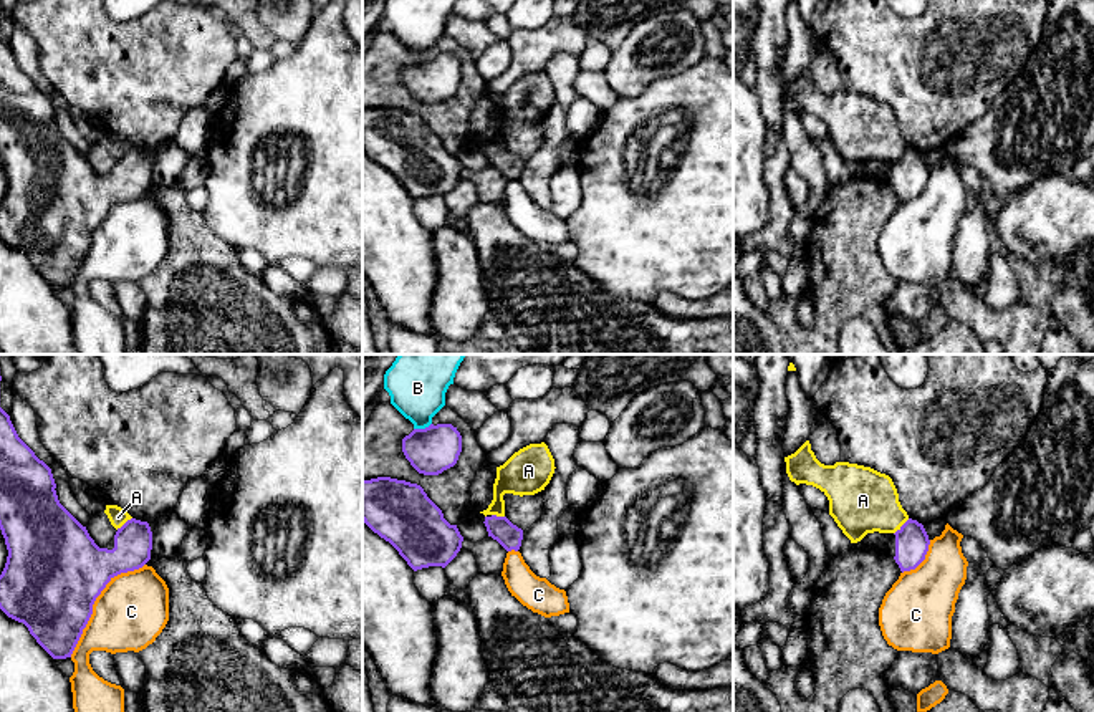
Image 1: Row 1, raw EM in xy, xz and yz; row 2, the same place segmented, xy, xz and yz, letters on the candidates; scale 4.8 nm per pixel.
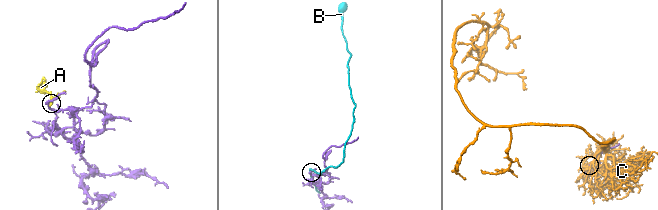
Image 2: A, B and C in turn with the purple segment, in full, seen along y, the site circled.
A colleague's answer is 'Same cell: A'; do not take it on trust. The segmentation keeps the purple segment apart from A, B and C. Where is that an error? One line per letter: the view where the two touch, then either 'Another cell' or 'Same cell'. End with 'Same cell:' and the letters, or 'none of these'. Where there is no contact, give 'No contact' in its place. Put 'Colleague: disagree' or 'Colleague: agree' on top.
Colleague: disagree
A: Touches purple in yz. Another cell
B: Touches purple in xz. Another cell
C: Touches purple in xy. Another cell
Same cell: none of these

